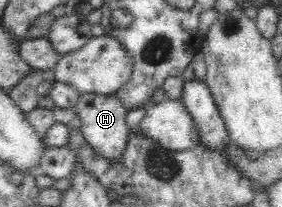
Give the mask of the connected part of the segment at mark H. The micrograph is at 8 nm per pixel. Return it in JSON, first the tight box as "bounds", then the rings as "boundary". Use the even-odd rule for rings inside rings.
{"bounds":[73,93,130,160],"boundary":[[[80,93],[73,109],[76,114],[76,125],[93,150],[109,160],[119,160],[123,156],[123,150],[127,144],[127,132],[129,132],[130,126],[126,123],[129,108],[123,106],[117,93]]]}

